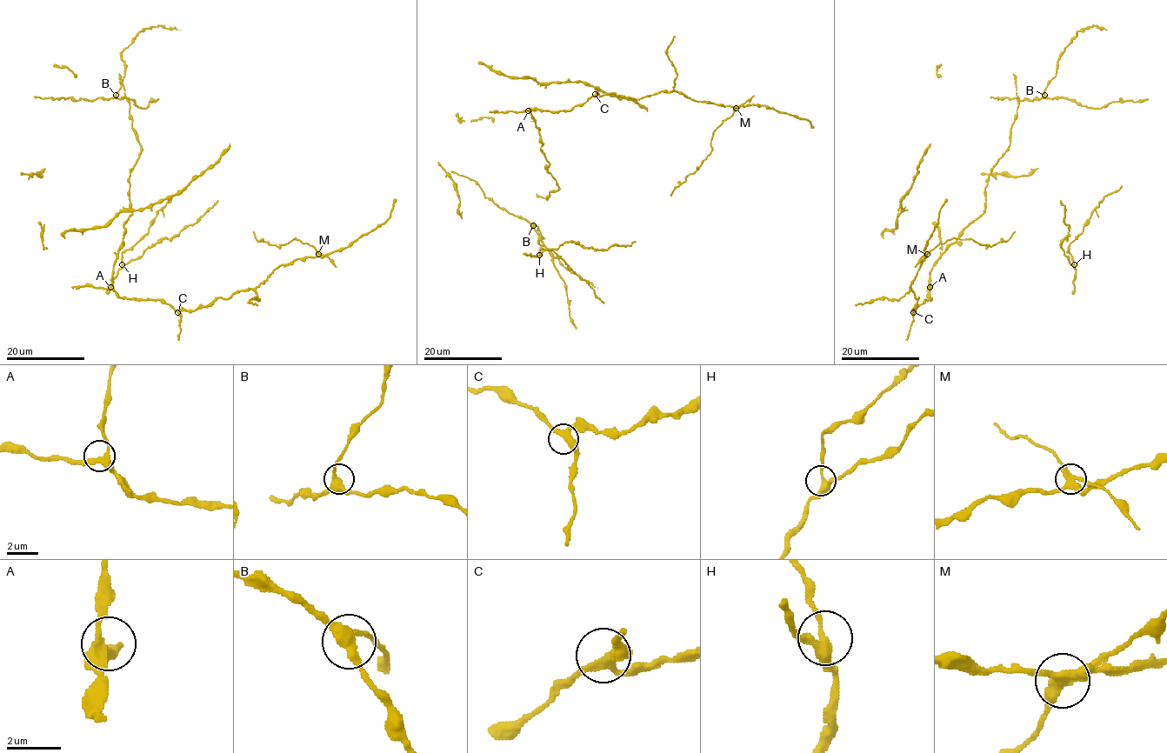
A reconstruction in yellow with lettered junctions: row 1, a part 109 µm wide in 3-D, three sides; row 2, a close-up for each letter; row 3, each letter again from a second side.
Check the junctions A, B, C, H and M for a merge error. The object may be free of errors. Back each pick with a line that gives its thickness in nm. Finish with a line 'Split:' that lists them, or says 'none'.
M: Thickness 360 nm
Split: M

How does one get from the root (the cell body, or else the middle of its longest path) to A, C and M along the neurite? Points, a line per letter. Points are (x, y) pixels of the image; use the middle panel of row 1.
A: (632, 99), (611, 93), (590, 96), (570, 109), (528, 110)
C: (632, 99), (613, 93), (595, 94)
M: (632, 99), (641, 99), (662, 91), (678, 91), (696, 101), (710, 101), (736, 108)

